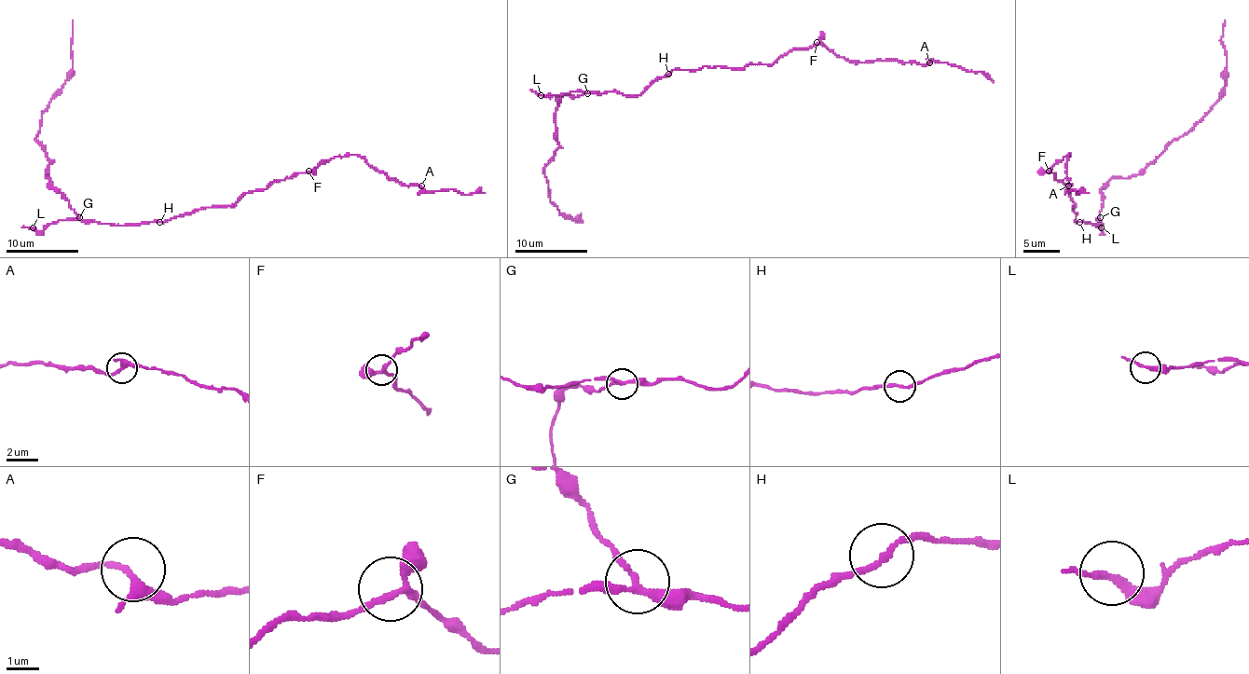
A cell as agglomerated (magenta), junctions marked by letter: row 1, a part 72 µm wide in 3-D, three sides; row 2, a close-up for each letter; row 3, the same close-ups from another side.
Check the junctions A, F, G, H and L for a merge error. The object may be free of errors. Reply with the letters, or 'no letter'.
G

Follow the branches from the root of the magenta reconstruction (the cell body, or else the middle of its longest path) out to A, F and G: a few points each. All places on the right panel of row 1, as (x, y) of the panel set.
A: (1079, 222), (1072, 211), (1074, 203), (1070, 191), (1050, 171), (1068, 155), (1068, 185)
F: (1079, 222), (1072, 211), (1074, 203), (1070, 191), (1054, 172), (1049, 171)
G: (1079, 222), (1101, 226), (1098, 224), (1099, 218)

